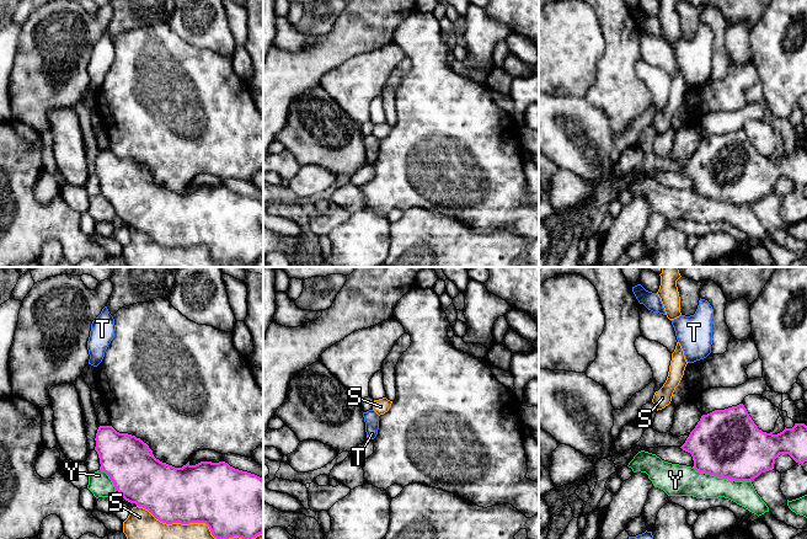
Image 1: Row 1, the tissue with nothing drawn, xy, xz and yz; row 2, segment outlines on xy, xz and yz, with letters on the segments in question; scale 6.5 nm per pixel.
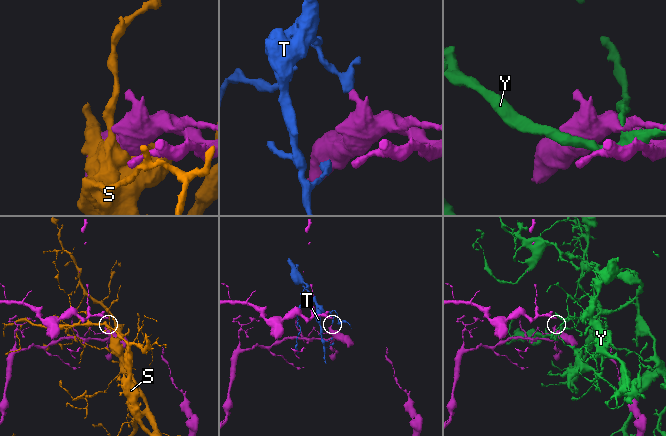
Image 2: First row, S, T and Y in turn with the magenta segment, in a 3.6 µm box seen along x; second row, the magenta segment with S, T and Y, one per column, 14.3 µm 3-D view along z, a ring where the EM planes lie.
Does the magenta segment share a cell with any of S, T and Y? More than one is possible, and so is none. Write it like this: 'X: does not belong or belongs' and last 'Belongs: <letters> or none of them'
S: does not belong
T: does not belong
Y: does not belong
Belongs: none of them

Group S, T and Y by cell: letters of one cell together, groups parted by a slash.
S / T / Y

